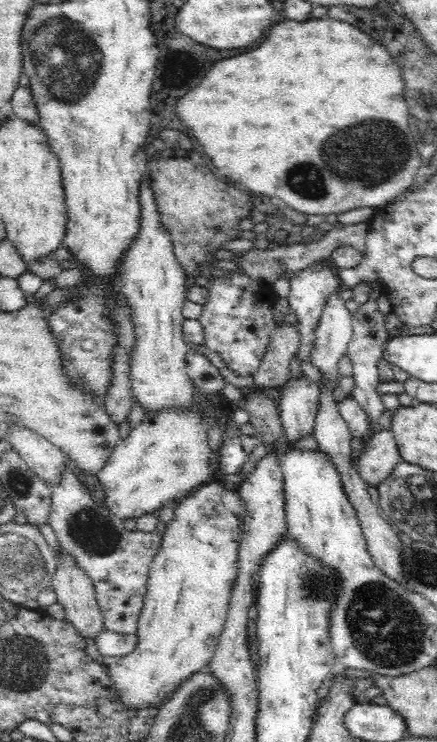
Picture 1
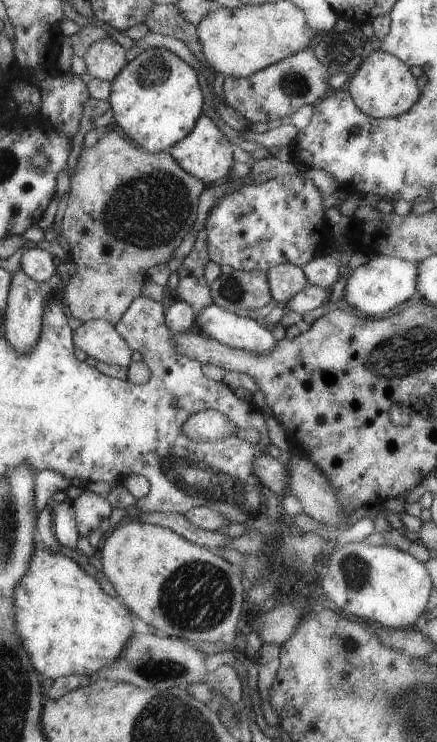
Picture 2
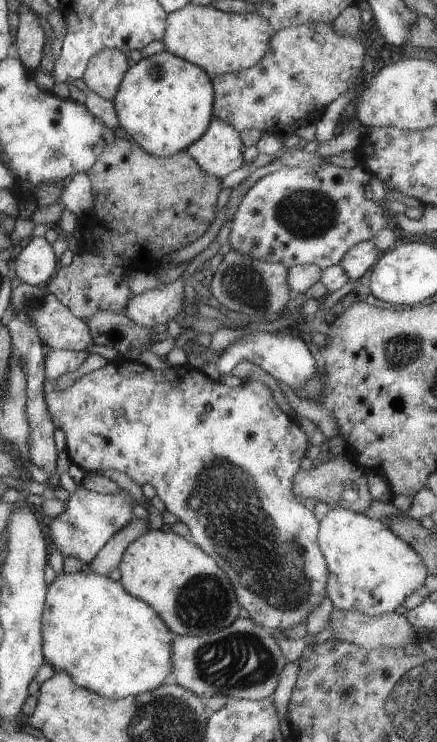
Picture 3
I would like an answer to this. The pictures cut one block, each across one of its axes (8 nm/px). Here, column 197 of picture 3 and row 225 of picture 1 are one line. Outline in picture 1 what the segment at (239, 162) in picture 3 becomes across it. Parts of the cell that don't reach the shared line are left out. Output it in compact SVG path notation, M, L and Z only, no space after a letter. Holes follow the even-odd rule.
M141 182L138 202L140 203L140 216L138 234L130 240L131 246L123 253L123 262L120 268L121 293L125 296L131 308L131 319L134 323L135 341L129 354L129 379L132 385L134 402L142 406L144 413L160 412L162 408L186 408L192 406L193 388L185 367L186 353L189 347L183 336L182 324L186 319L182 314L182 306L186 302L188 290L187 274L174 255L173 240L167 230L162 226L157 209L154 193L149 186Z

